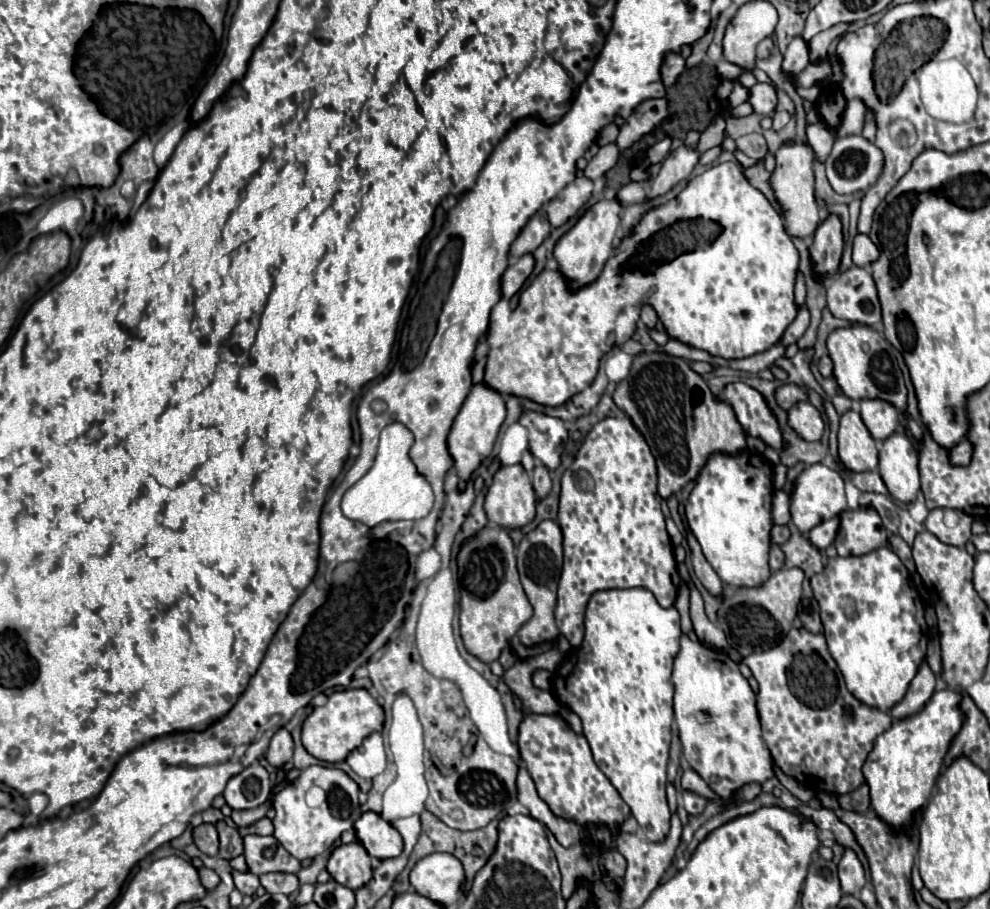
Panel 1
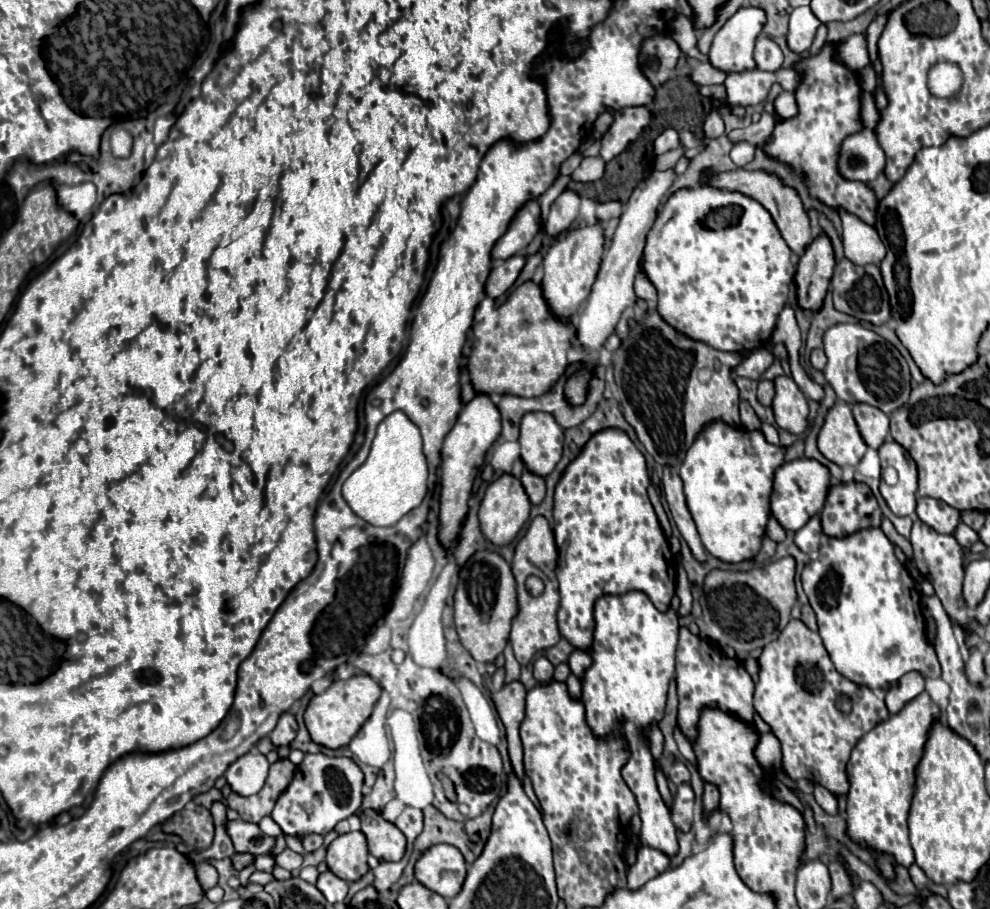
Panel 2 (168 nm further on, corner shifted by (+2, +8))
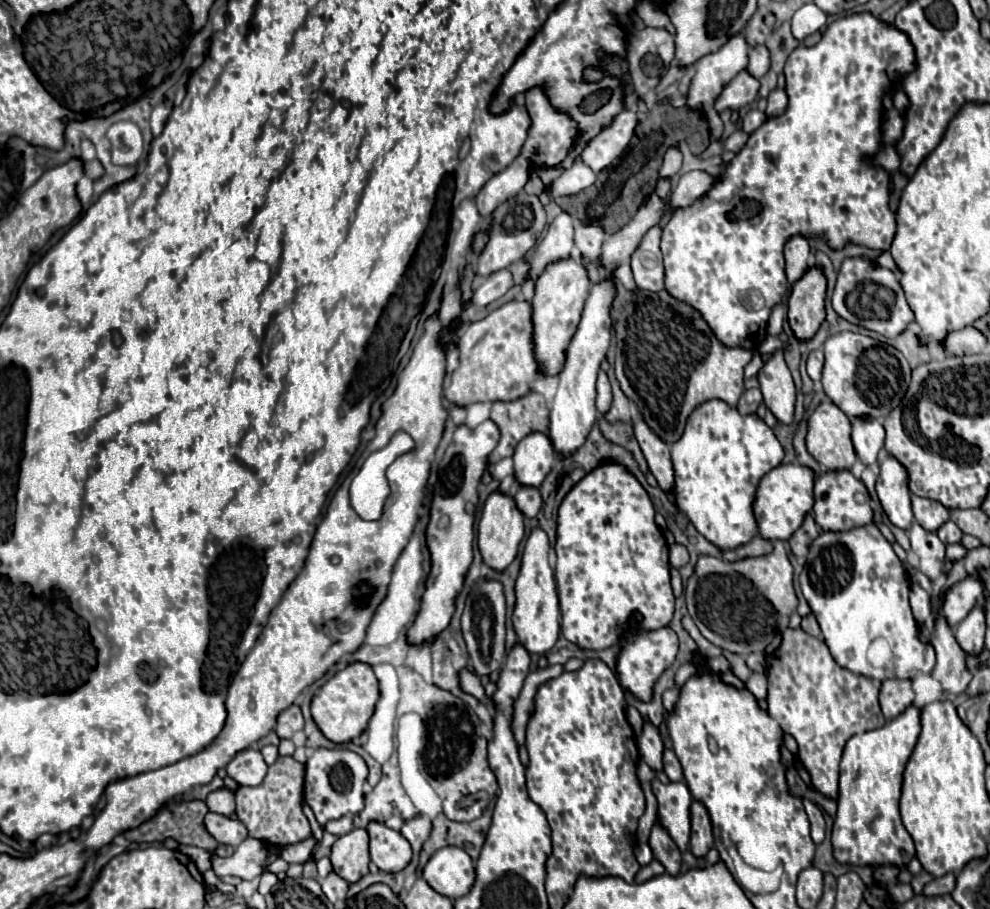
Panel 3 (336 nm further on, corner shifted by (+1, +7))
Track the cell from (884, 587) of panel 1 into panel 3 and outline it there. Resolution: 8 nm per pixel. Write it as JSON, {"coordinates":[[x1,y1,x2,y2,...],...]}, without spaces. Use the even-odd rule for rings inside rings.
{"coordinates":[[869,523,863,527,855,527,849,531,823,531,819,533,819,537,813,541,813,545,809,547,807,553,807,563,803,573,799,575,799,583,801,583,801,591,803,597,807,599,813,615,817,617,819,625,821,625,821,633,823,639,833,655,833,659,859,675,871,677,871,679,913,679,917,673,931,673,935,667,935,651,931,645,925,645,919,641,917,637,917,623,911,615,911,607,909,607,909,575,903,567,903,563,899,561,899,557,895,555,891,543,881,535,881,531],[883,637,891,651,893,657,881,667,873,667,867,661,867,649,871,645,873,639]]}

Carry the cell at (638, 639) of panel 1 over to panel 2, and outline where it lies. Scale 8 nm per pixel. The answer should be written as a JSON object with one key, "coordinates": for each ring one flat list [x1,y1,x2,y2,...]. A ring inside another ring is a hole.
{"coordinates":[[632,590,620,596,600,596,594,604,594,642,590,646,592,664,586,668,582,676,582,704,586,706,586,722,594,736,606,736,614,734,626,742,628,748,628,760,622,768,622,778,626,786,636,796,638,808,640,808,640,820,642,820,642,832,640,838,646,846,658,848,666,852,670,858,678,852,676,842,676,826,672,824,670,812,666,804,662,802,662,796,656,786,656,764,650,752,650,742,646,738,646,728,656,726,666,710,666,692,670,686,670,680,674,676,674,652,678,642,678,616,676,608,679,607,680,599,676,595,672,598,672,604,668,612,660,612,652,600,640,590]]}

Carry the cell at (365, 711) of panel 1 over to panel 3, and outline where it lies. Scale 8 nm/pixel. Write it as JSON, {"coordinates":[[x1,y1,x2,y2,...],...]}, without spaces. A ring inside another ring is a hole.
{"coordinates":[[351,663,343,671,335,673,319,689,319,693,311,701,311,713,313,719,317,721,317,727,321,729,321,733,325,733,327,739,331,739,333,743,347,743,365,731,377,701,379,701,379,683,373,673,373,667,367,663]]}

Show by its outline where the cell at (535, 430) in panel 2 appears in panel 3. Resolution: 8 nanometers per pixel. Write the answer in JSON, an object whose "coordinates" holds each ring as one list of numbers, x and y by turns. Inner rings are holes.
{"coordinates":[[531,433,519,441,513,455,515,479,519,485,541,487,555,463,553,445,545,433]]}

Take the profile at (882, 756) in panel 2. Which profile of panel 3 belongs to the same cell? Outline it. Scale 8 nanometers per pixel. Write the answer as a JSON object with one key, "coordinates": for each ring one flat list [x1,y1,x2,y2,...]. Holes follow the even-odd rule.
{"coordinates":[[909,707,885,727,853,735,841,757,837,815,831,831,833,857,837,863,861,867,875,865,907,865,915,857,915,845,899,817,901,781,907,759,917,743,921,709]]}

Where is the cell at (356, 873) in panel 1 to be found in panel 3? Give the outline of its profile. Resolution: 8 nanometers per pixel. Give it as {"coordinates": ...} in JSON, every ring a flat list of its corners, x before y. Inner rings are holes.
{"coordinates":[[353,829,333,843,333,871,347,883,359,881,369,873,369,835,365,829]]}

